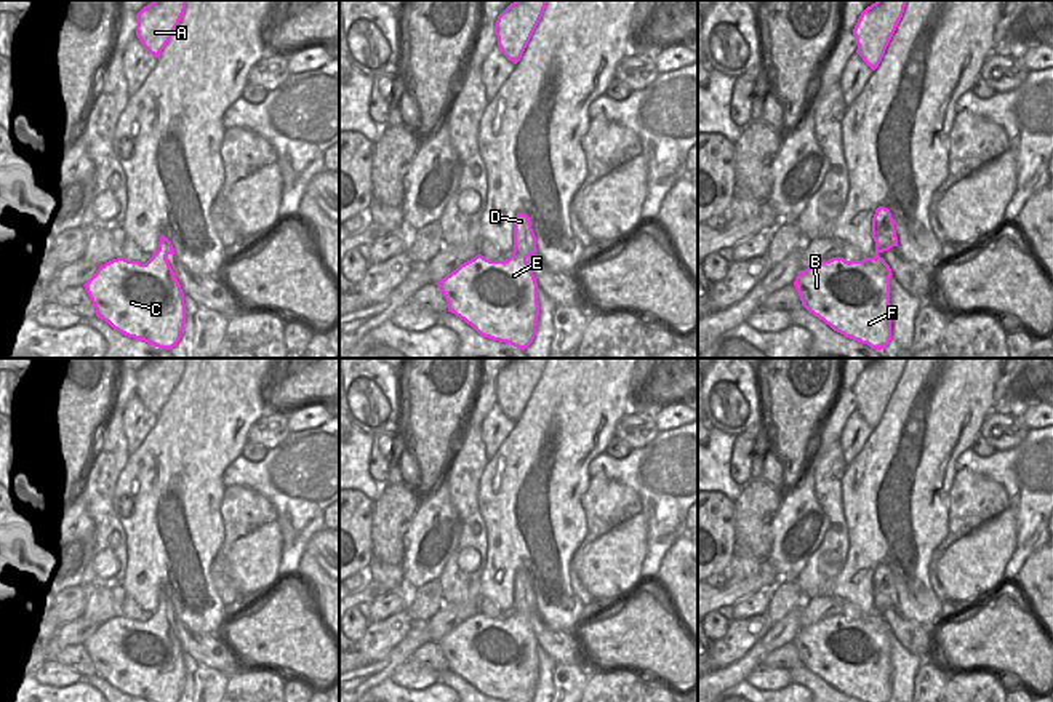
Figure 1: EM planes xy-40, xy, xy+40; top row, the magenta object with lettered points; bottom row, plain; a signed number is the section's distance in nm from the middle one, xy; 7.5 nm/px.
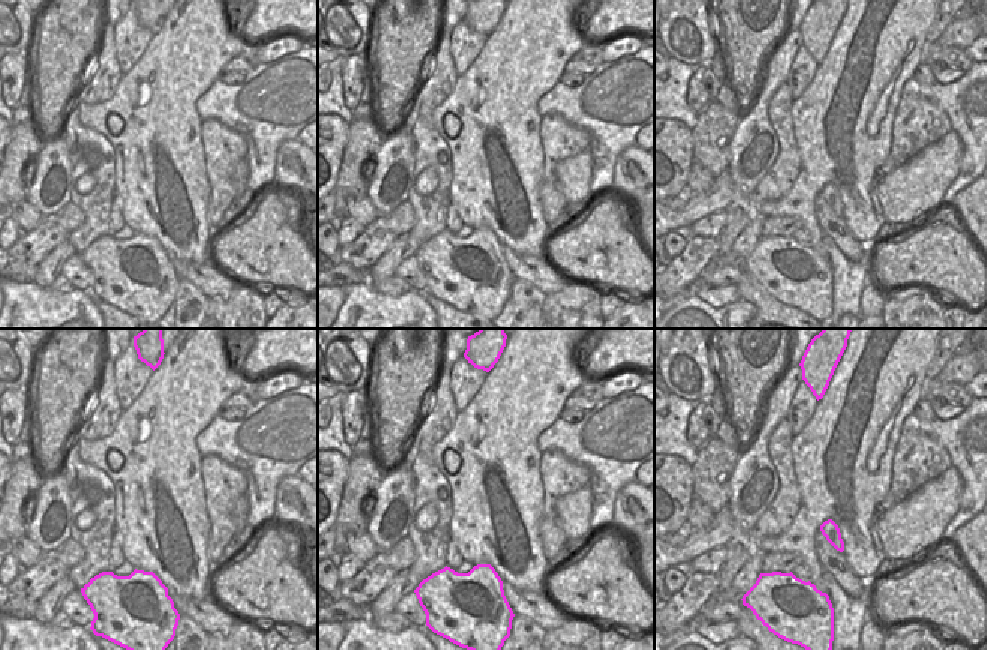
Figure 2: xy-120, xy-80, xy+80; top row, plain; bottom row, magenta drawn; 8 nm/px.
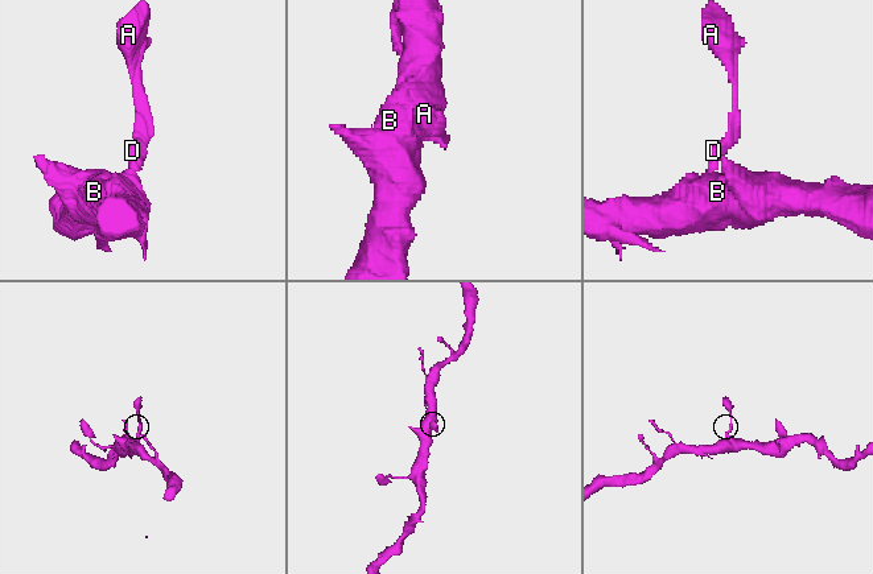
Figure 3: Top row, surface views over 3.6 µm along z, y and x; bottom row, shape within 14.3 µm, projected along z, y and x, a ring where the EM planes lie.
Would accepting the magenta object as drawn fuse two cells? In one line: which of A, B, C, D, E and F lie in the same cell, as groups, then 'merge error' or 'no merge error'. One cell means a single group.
A B C D E F; no merge error

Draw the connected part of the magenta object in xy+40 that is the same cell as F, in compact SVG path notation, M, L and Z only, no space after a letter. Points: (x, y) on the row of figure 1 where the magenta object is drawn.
M879 206L872 217L872 238L875 241L875 256L863 261L845 261L832 257L800 270L794 286L800 296L802 305L829 325L834 331L867 344L871 349L882 350L891 341L891 305L890 305L890 265L879 254L898 246L895 221L885 206Z

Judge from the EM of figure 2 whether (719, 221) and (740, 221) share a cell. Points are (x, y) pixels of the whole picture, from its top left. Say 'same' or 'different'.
different

